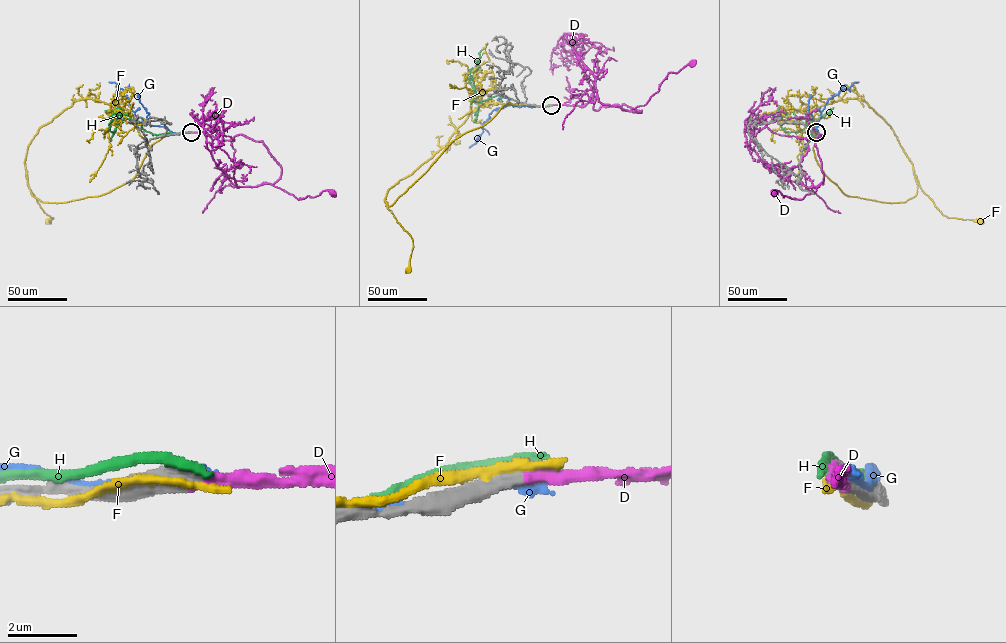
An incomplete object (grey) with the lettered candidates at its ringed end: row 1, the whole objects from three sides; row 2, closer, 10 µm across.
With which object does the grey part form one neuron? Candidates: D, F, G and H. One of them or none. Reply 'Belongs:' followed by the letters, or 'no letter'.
Belongs: D

